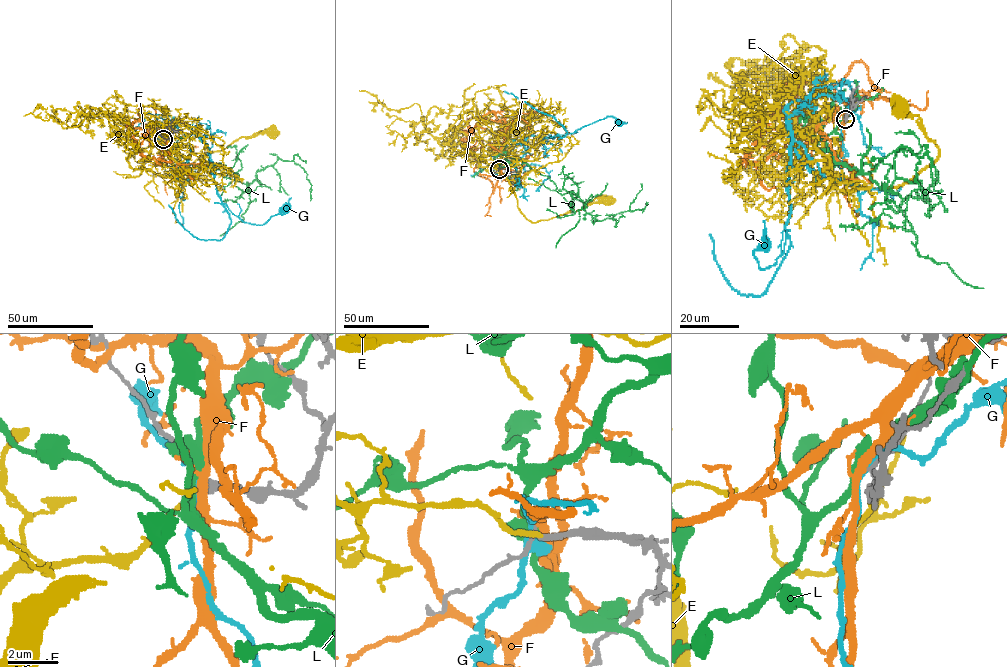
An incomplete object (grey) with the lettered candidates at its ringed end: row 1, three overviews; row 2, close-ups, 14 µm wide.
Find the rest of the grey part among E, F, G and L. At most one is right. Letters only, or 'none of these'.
E

